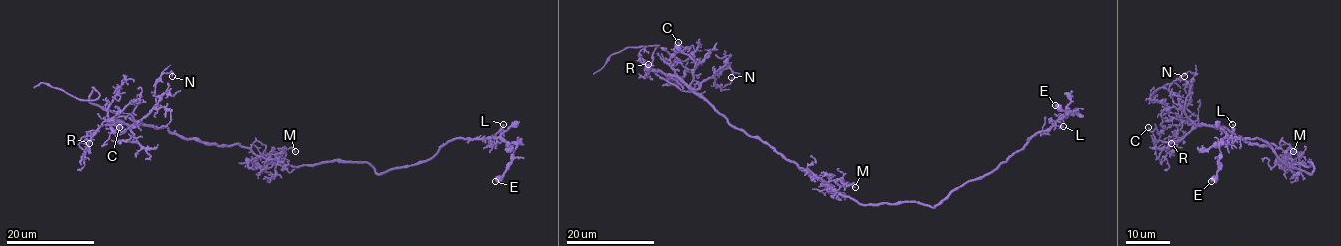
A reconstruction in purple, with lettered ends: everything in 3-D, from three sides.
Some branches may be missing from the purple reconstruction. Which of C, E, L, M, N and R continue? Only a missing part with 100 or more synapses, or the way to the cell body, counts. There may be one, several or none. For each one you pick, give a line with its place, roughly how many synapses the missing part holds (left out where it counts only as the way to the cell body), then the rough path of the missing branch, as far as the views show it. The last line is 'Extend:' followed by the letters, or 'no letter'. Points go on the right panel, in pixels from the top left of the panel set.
Extend: no letter

